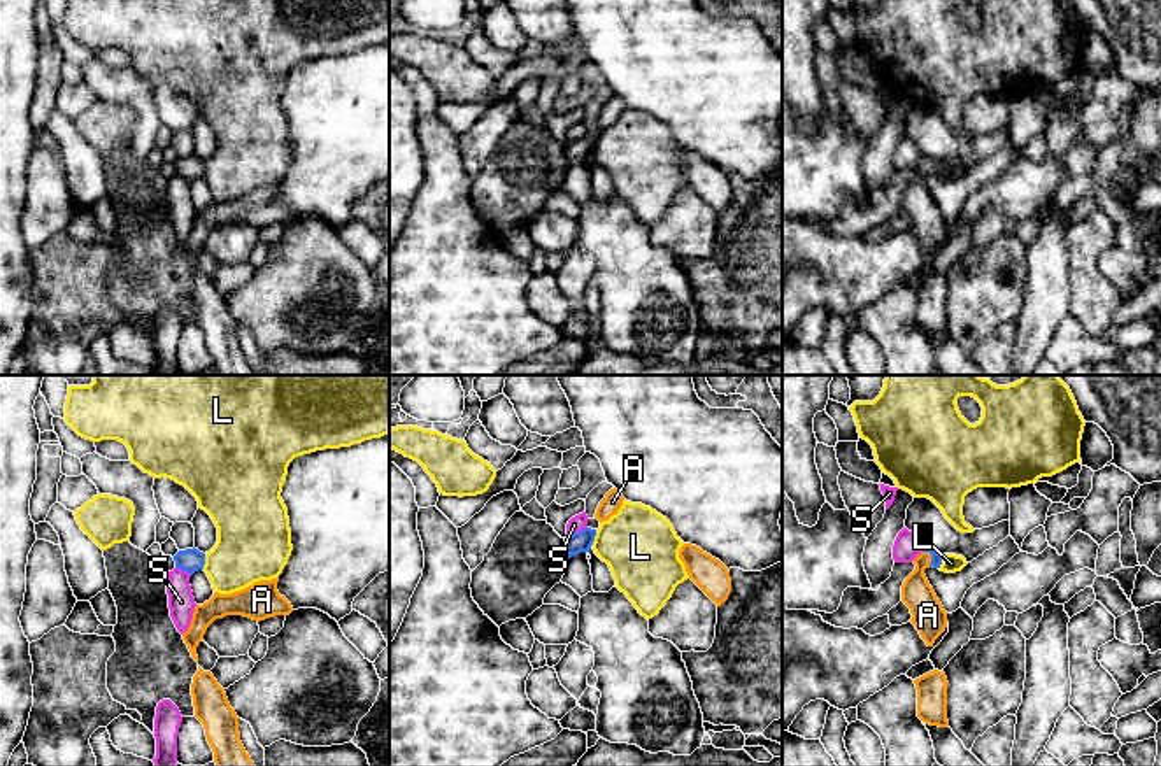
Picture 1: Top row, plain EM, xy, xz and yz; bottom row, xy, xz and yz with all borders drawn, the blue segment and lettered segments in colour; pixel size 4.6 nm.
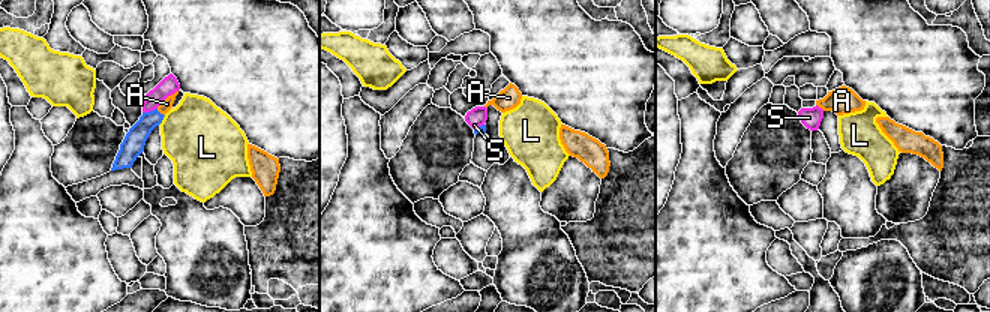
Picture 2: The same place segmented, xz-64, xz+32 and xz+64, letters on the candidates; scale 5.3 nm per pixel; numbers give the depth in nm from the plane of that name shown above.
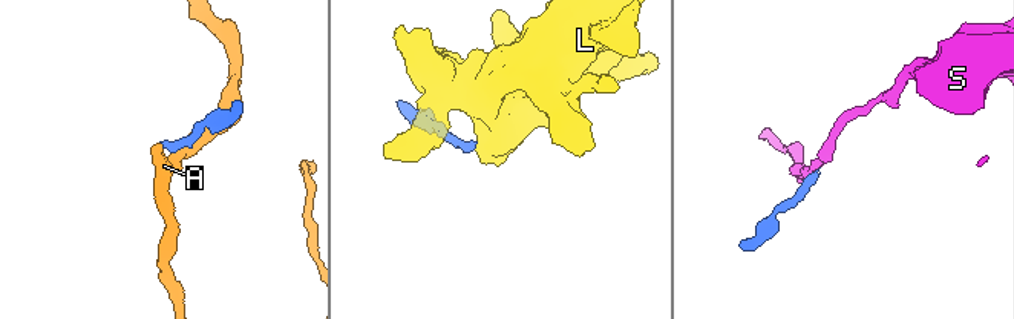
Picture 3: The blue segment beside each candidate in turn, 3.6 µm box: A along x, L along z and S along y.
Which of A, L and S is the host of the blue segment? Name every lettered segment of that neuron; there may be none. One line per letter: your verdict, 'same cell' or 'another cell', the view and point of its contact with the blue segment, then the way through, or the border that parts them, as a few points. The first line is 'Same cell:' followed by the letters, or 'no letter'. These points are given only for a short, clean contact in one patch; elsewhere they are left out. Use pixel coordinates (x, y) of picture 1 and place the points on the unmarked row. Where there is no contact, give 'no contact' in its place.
Same cell: A
A: same cell; contact yz (932, 163); way yz (935, 163), (932, 163), (919, 176), (918, 202)
L: another cell; contact xy (204, 169); border xy (206, 162), (202, 176)
S: another cell; contact xz (579, 139); border xz (586, 134), (569, 144)

